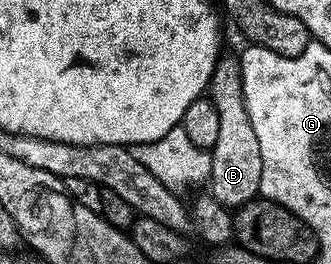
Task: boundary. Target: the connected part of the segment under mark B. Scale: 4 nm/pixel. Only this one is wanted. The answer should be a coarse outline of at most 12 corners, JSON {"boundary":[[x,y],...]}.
{"boundary":[[222,56],[207,90],[219,139],[208,192],[230,211],[261,192],[263,155],[241,63]]}

